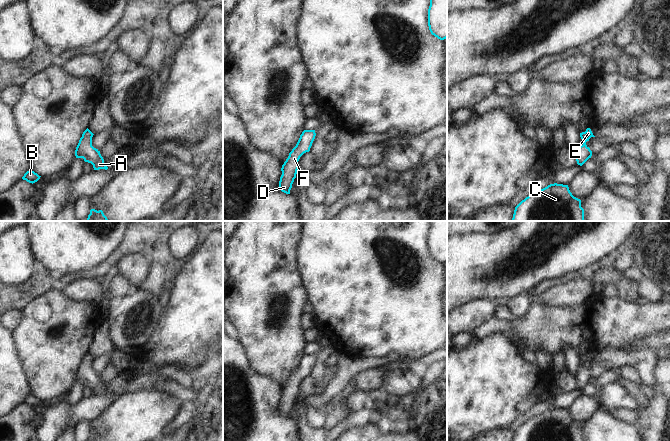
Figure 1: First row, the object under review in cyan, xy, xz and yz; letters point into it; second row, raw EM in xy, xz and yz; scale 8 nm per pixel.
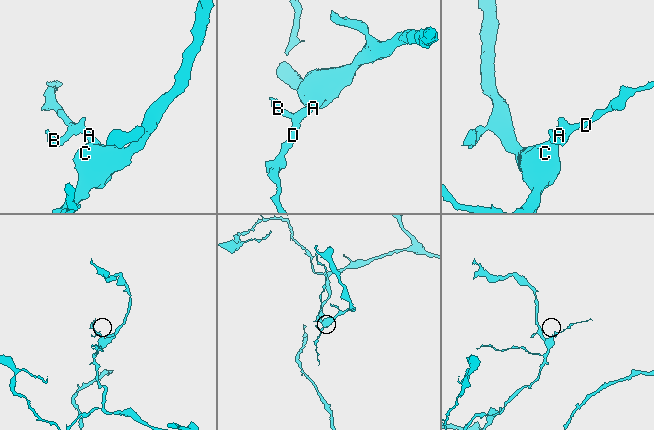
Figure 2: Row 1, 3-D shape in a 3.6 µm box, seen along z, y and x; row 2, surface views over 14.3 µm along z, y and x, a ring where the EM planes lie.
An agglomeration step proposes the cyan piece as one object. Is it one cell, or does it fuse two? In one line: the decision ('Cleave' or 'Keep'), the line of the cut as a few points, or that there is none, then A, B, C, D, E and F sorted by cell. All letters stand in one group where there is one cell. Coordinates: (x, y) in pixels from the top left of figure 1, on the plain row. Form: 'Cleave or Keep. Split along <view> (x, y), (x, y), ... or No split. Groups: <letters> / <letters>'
Keep. No split. Groups: A B C D E F

